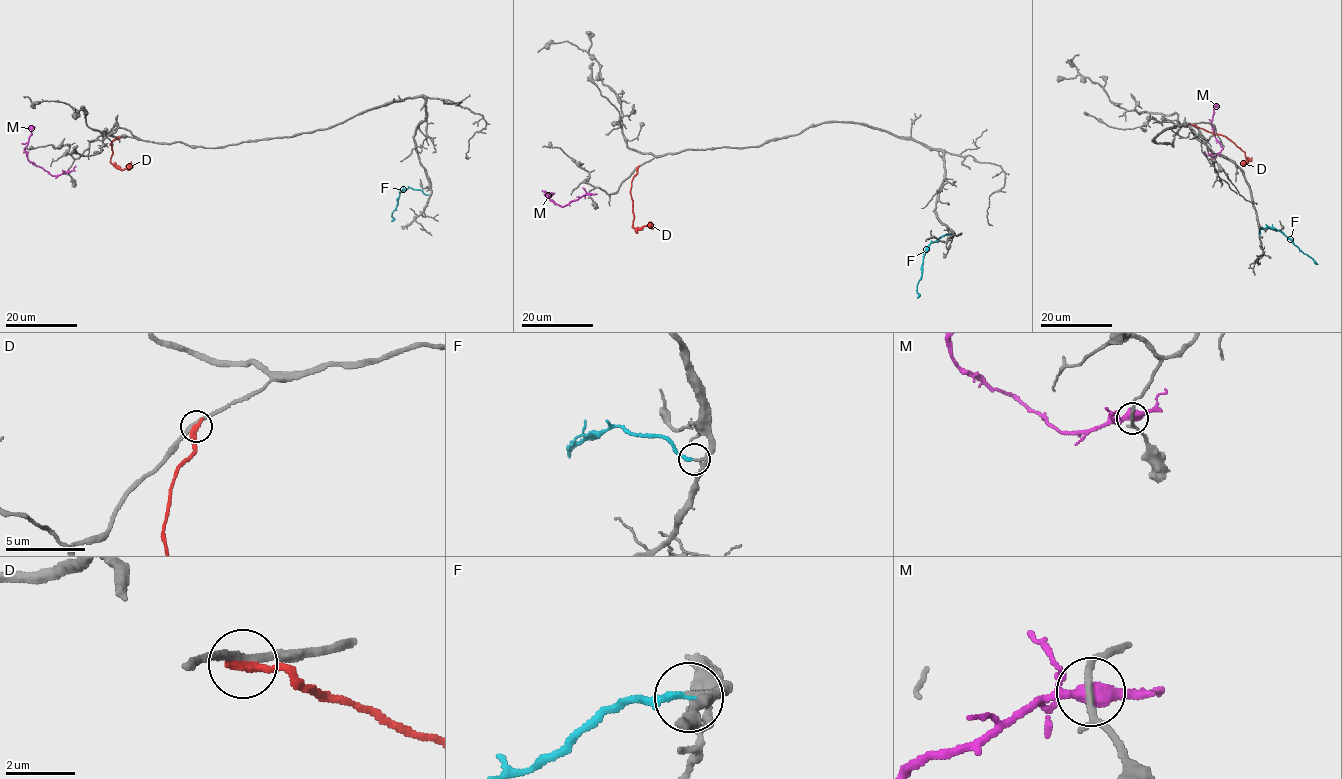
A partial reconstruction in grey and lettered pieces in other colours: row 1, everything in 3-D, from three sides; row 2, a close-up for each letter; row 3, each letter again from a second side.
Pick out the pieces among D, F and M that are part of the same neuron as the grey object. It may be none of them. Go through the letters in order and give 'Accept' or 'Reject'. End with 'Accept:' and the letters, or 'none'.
D: Reject
F: Accept
M: Reject
Accept: F

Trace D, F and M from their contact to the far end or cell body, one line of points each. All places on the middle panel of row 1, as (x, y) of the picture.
D: (637, 167), (630, 187), (634, 219), (632, 226), (652, 227)
F: (951, 235), (943, 235), (929, 245), (917, 284), (917, 298)
M: (589, 194), (562, 207), (555, 204), (545, 193), (551, 193), (549, 197)

